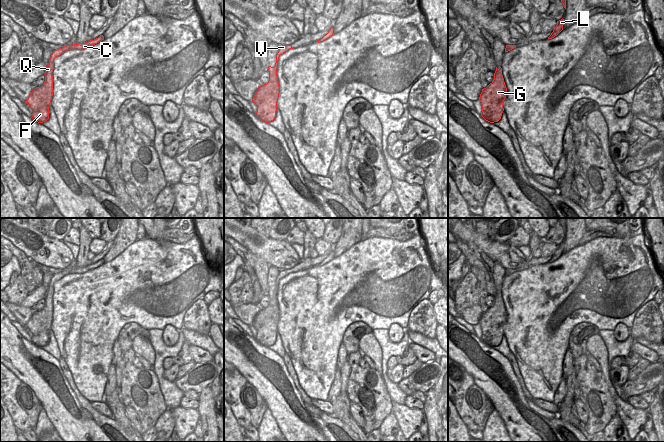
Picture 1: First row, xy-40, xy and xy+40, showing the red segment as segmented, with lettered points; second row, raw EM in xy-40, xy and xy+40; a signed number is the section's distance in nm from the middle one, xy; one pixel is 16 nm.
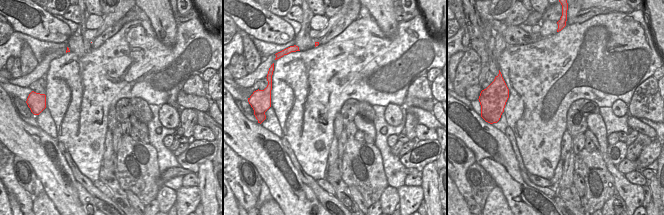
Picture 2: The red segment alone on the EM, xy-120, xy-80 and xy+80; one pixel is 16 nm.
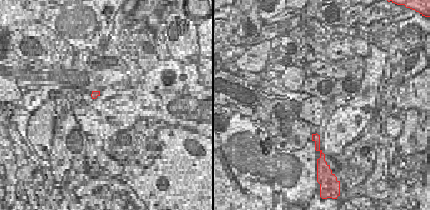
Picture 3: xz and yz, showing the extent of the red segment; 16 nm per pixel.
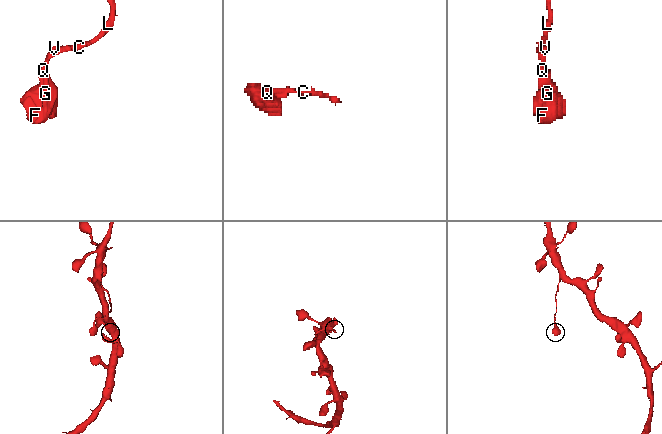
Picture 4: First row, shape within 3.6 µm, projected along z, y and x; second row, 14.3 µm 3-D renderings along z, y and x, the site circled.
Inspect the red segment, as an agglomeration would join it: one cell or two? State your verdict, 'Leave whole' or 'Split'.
Split

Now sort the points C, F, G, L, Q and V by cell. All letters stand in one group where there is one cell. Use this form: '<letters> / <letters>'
C L V / F G Q

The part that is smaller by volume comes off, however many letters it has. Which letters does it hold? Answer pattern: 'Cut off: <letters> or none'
Cut off: F, G, Q

